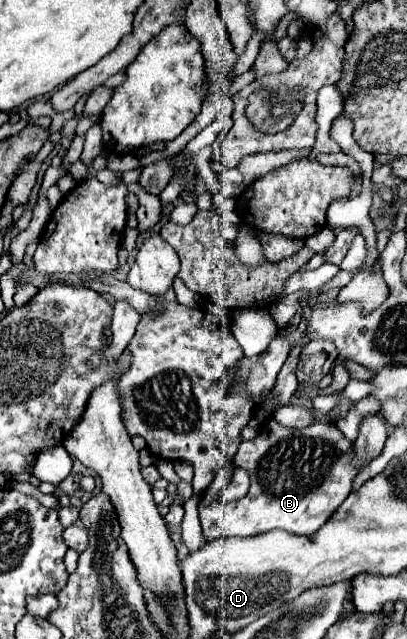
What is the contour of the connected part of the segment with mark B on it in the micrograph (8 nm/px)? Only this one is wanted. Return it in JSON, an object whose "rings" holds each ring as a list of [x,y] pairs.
{"rings":[[[269,419],[255,439],[243,441],[239,445],[233,457],[233,467],[243,467],[251,475],[253,485],[247,497],[235,503],[220,503],[218,494],[229,485],[231,467],[221,467],[215,475],[215,481],[203,492],[199,503],[199,521],[203,527],[203,535],[207,537],[207,541],[213,541],[217,537],[253,537],[273,529],[283,529],[295,535],[311,535],[321,525],[325,525],[325,521],[337,511],[337,507],[351,493],[351,483],[353,477],[357,475],[357,469],[351,465],[351,461],[353,461],[353,443],[345,441],[343,433],[333,423],[321,421],[305,429],[289,429],[281,427],[275,419]]]}

